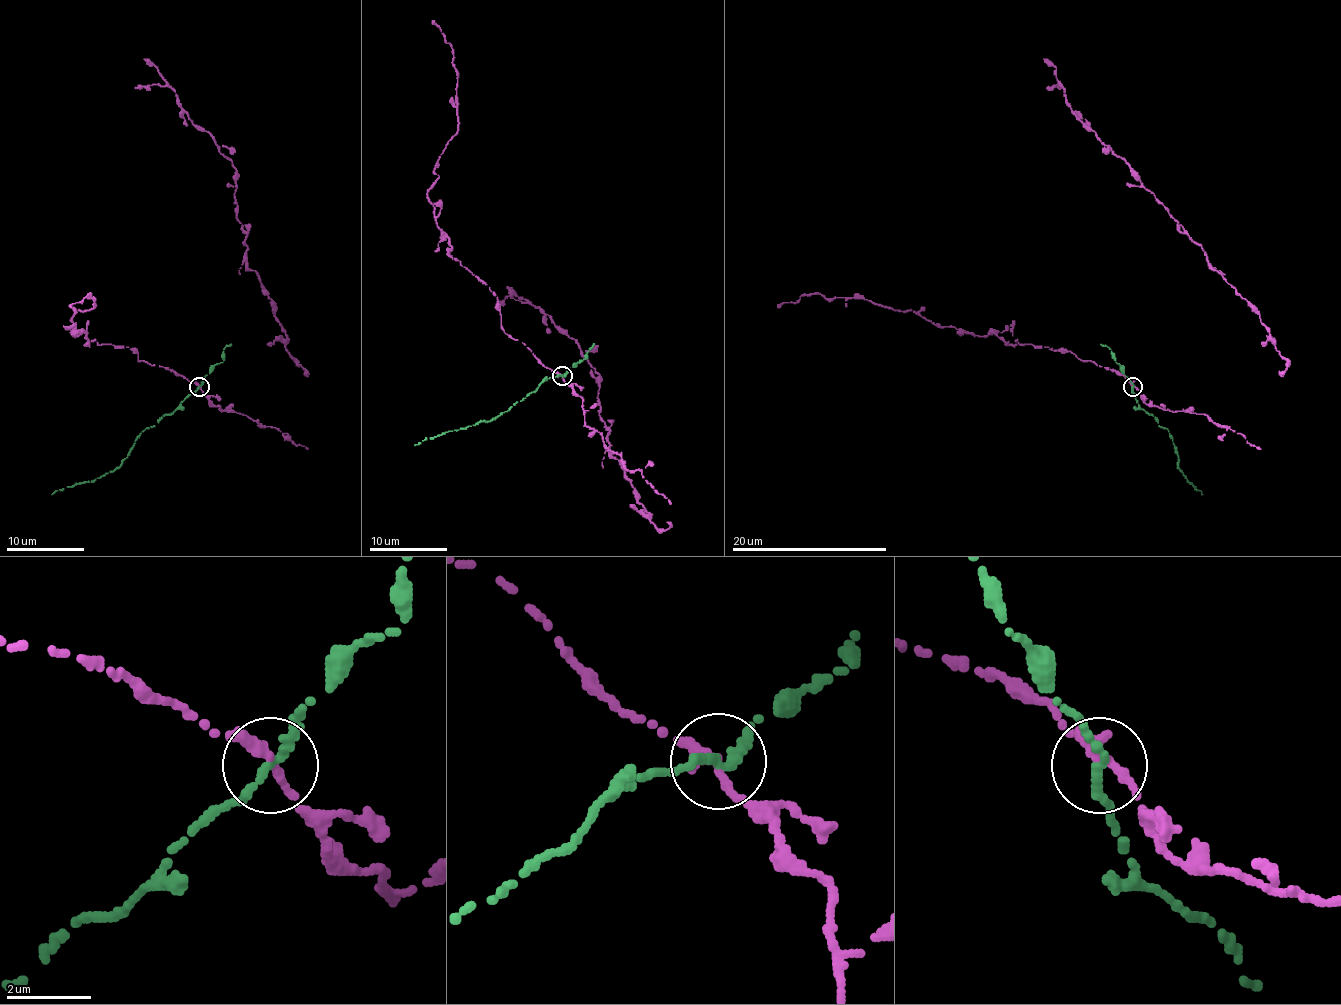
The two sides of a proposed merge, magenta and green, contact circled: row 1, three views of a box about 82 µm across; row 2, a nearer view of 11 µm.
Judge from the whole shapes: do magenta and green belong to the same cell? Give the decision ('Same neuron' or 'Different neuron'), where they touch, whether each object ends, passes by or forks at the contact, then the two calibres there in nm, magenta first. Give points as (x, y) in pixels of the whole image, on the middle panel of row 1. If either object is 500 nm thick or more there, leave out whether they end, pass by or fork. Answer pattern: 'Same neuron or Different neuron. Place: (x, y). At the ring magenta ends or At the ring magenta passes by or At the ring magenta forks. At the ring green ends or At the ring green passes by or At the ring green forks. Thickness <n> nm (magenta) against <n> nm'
Different neuron. Place: (562, 375). At the ring magenta ends. At the ring green passes by. Thickness 400 nm (magenta) against 240 nm

